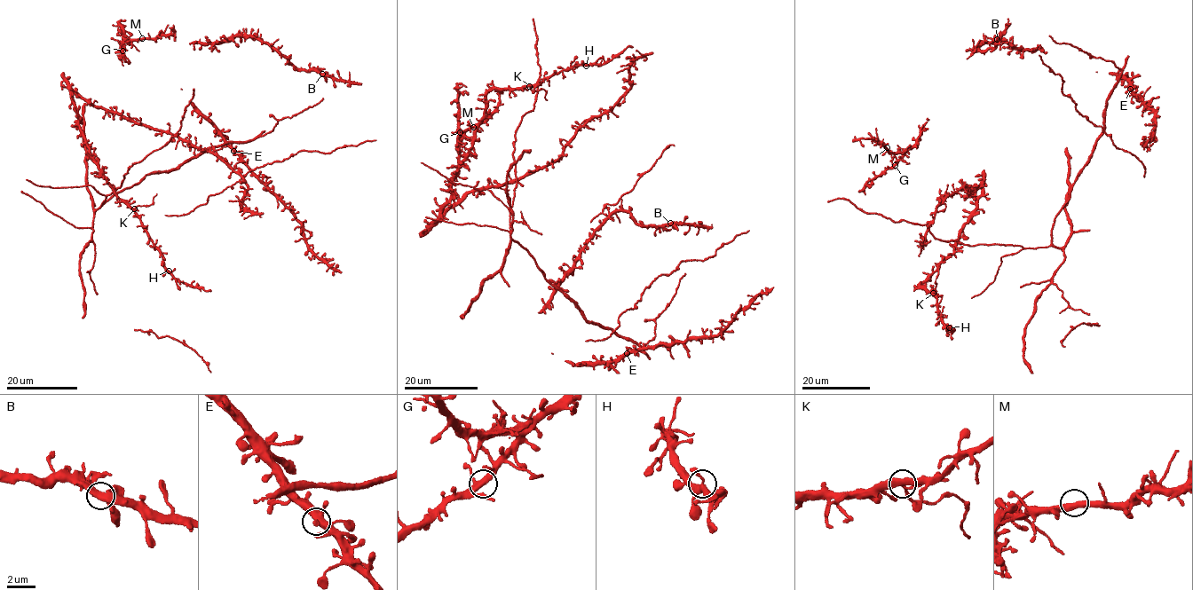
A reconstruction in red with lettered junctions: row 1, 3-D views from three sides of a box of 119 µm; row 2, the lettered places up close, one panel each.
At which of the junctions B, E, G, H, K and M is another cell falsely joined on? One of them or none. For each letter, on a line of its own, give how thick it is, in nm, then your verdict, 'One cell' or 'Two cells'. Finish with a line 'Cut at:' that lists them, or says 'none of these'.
B: Thickness 440 nm. One cell
E: Thickness 460 nm. One cell
G: Thickness 360 nm. One cell
H: Thickness 360 nm. One cell
K: Thickness 360 nm. Two cells
M: Thickness 360 nm. One cell
Cut at: K

